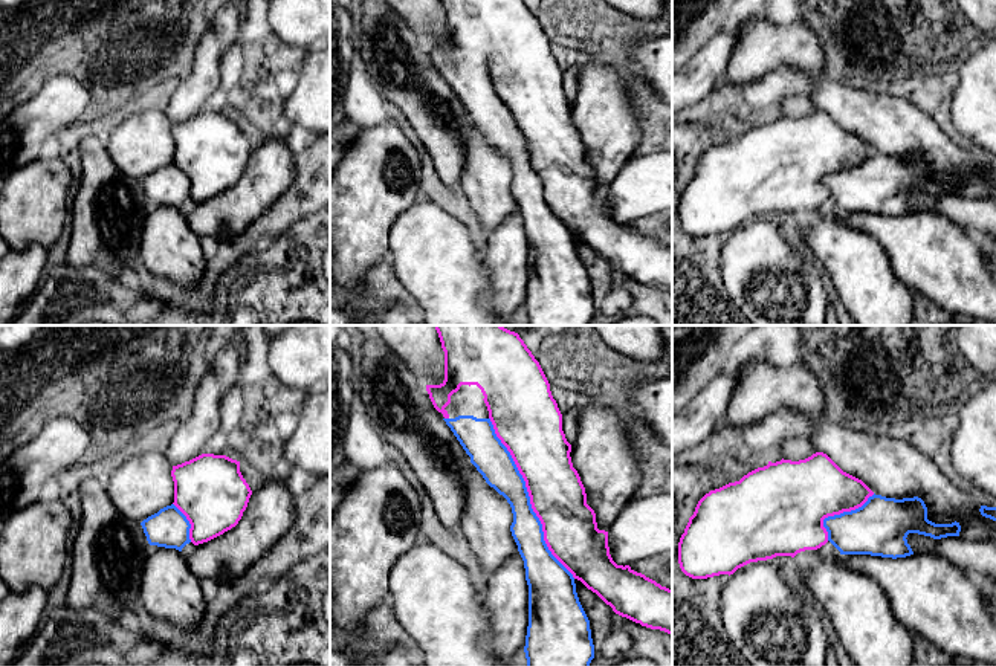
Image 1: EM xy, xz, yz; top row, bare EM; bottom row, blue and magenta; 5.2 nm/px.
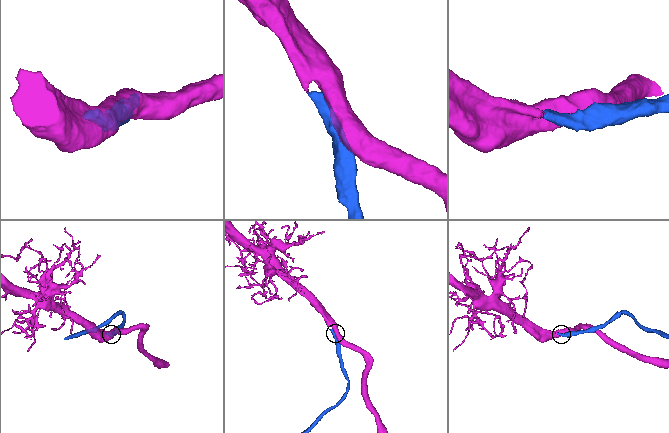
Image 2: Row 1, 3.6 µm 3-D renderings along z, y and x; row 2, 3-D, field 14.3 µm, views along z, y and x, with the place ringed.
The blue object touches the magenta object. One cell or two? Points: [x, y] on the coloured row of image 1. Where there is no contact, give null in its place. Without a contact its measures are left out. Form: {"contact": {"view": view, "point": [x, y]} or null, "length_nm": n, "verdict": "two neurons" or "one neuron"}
{"contact": {"view": "xz", "point": [529, 498]}, "length_nm": 950, "verdict": "one neuron"}

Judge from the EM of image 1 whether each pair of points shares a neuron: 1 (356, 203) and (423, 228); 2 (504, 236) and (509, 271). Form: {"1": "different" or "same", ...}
{"1": "different", "2": "same"}

